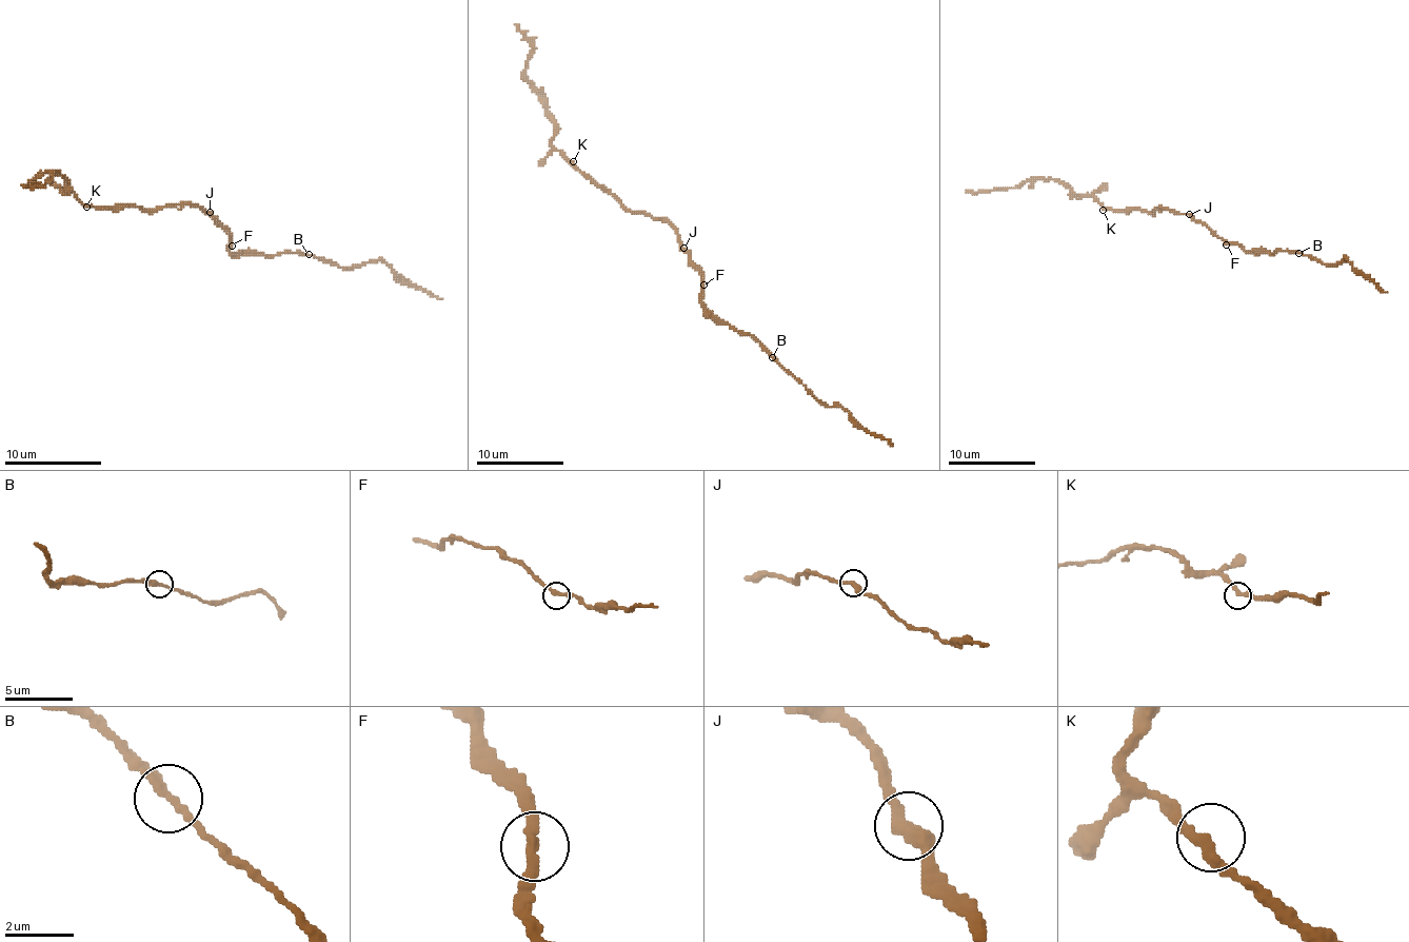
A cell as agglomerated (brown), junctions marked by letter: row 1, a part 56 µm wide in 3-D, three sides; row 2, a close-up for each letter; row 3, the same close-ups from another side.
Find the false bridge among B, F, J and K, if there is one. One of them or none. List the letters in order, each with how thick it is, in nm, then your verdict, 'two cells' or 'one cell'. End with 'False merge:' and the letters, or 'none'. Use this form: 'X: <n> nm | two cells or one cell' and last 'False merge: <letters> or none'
B: 280 nm | one cell
F: 280 nm | one cell
J: 360 nm | one cell
K: 280 nm | one cell
False merge: none

